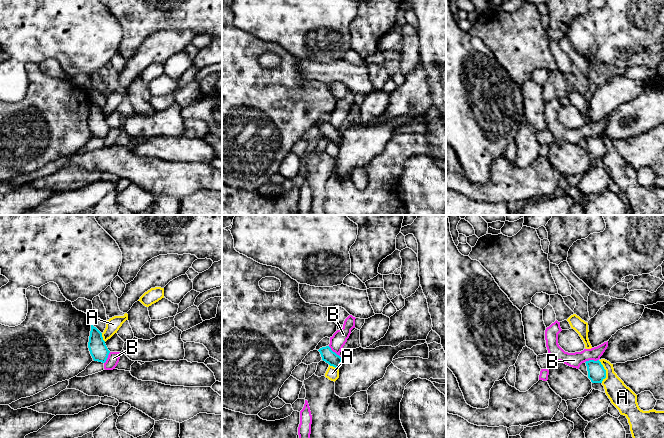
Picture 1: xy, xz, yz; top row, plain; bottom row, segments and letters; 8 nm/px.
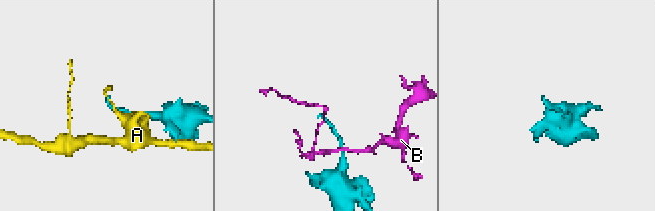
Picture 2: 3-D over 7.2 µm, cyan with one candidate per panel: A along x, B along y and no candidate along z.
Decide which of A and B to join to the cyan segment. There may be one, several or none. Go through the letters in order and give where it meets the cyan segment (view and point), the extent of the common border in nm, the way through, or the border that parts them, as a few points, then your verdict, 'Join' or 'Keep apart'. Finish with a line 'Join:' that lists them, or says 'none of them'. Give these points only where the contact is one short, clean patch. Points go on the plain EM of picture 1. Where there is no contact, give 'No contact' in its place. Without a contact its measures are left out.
A: Touches cyan at yz (605, 147). Shared border 190 nm. Keep apart
B: Touches cyan at xz (334, 128). Shared border 150 nm. Boundary: xz (328, 122), (341, 134). Keep apart
Join: none of them

